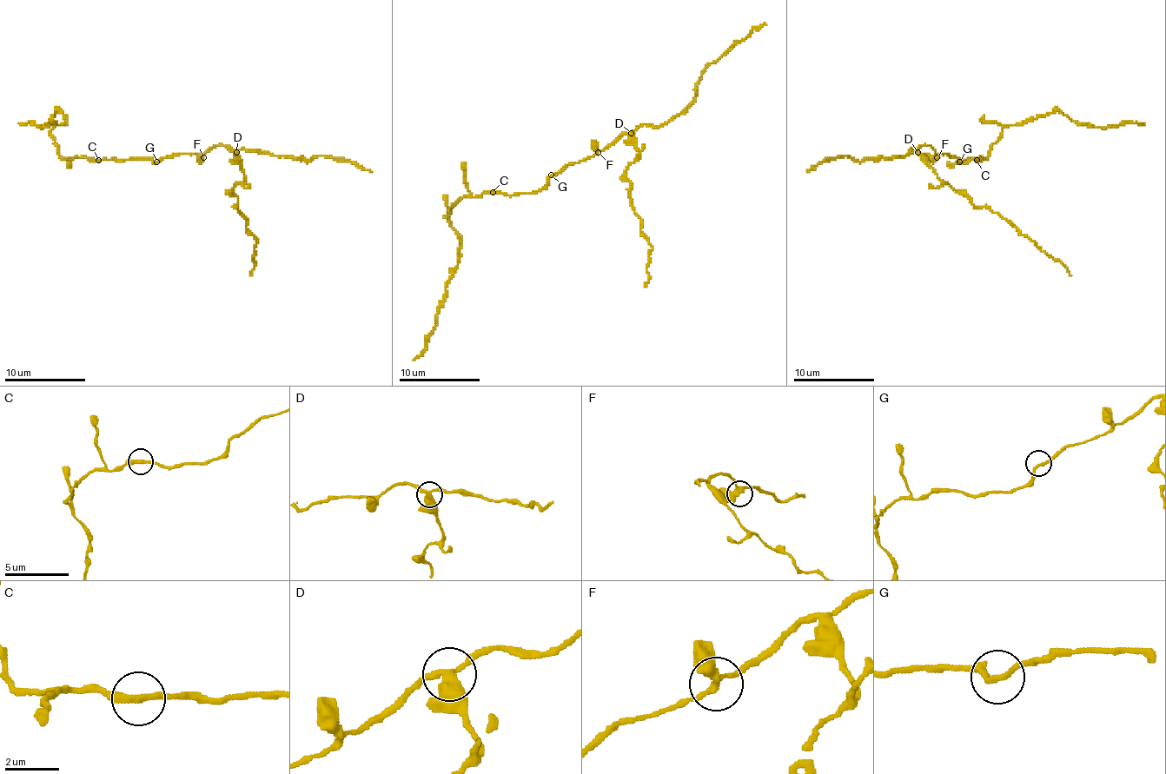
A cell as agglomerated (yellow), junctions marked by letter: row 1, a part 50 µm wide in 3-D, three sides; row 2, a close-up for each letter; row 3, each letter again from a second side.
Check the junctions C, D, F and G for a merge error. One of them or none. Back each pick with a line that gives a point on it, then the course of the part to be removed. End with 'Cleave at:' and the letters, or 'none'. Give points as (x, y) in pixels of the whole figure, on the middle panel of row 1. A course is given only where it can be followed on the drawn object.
D: place (631, 133); course (630, 132), (639, 156), (628, 167), (626, 177), (632, 183), (630, 203), (652, 248), (645, 287)
Cleave at: D

